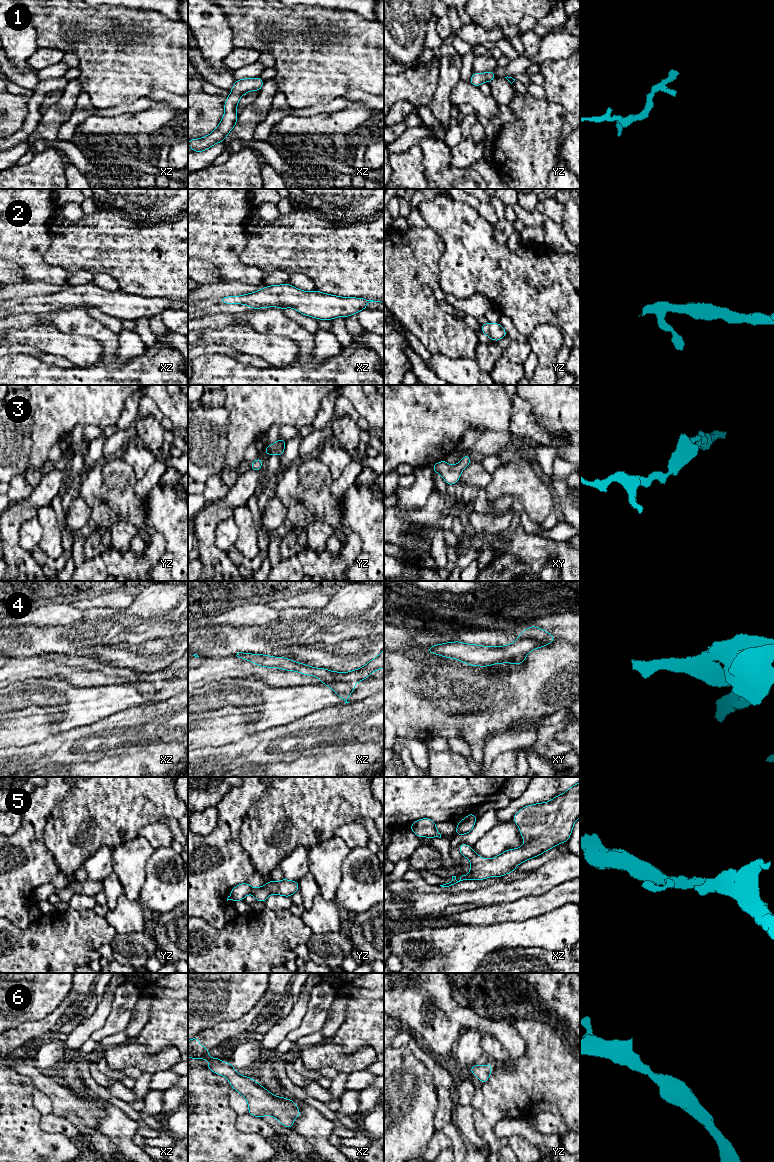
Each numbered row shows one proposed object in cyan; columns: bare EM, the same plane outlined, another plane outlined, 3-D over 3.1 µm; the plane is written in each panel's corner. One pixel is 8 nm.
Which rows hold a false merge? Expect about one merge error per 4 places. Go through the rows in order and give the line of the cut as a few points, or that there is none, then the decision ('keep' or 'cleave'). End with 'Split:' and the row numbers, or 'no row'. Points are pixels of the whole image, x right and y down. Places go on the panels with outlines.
1: no cut | keep
2: no cut | keep
3: no cut | keep
4: xy (519, 637), (534, 638), (547, 644) | cleave
5: no cut | keep
6: no cut | keep
Split: 4

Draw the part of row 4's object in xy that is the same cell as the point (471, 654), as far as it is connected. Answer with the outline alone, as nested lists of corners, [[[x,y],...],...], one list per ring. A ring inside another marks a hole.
[[[518,638],[506,646],[479,646],[456,641],[433,645],[426,652],[454,658],[468,665],[486,667],[500,663],[522,664],[530,651],[546,645],[530,638]]]

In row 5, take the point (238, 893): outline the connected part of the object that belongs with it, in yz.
[[[282,879],[279,882],[270,880],[266,885],[259,888],[252,888],[247,882],[235,886],[228,900],[241,901],[244,900],[247,894],[253,894],[258,902],[265,902],[270,894],[277,894],[286,897],[291,897],[296,891],[299,890],[298,881],[290,881]]]

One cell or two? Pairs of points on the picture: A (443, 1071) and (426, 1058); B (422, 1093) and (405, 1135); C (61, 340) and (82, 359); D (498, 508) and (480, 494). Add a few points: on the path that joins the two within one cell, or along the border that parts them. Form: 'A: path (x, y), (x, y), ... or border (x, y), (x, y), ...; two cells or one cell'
A: path (439, 1069), (430, 1060); one cell
B: path (415, 1103), (413, 1110), (405, 1118), (405, 1125); one cell
C: path (66, 345), (77, 354); one cell
D: path (492, 509), (488, 509), (480, 500); one cell

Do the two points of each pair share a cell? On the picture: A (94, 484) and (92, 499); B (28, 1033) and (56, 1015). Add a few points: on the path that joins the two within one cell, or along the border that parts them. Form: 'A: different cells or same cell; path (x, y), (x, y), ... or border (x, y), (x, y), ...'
A: same cell; path (92, 488), (92, 495)
B: same cell; path (35, 1031), (42, 1029), (49, 1022)

